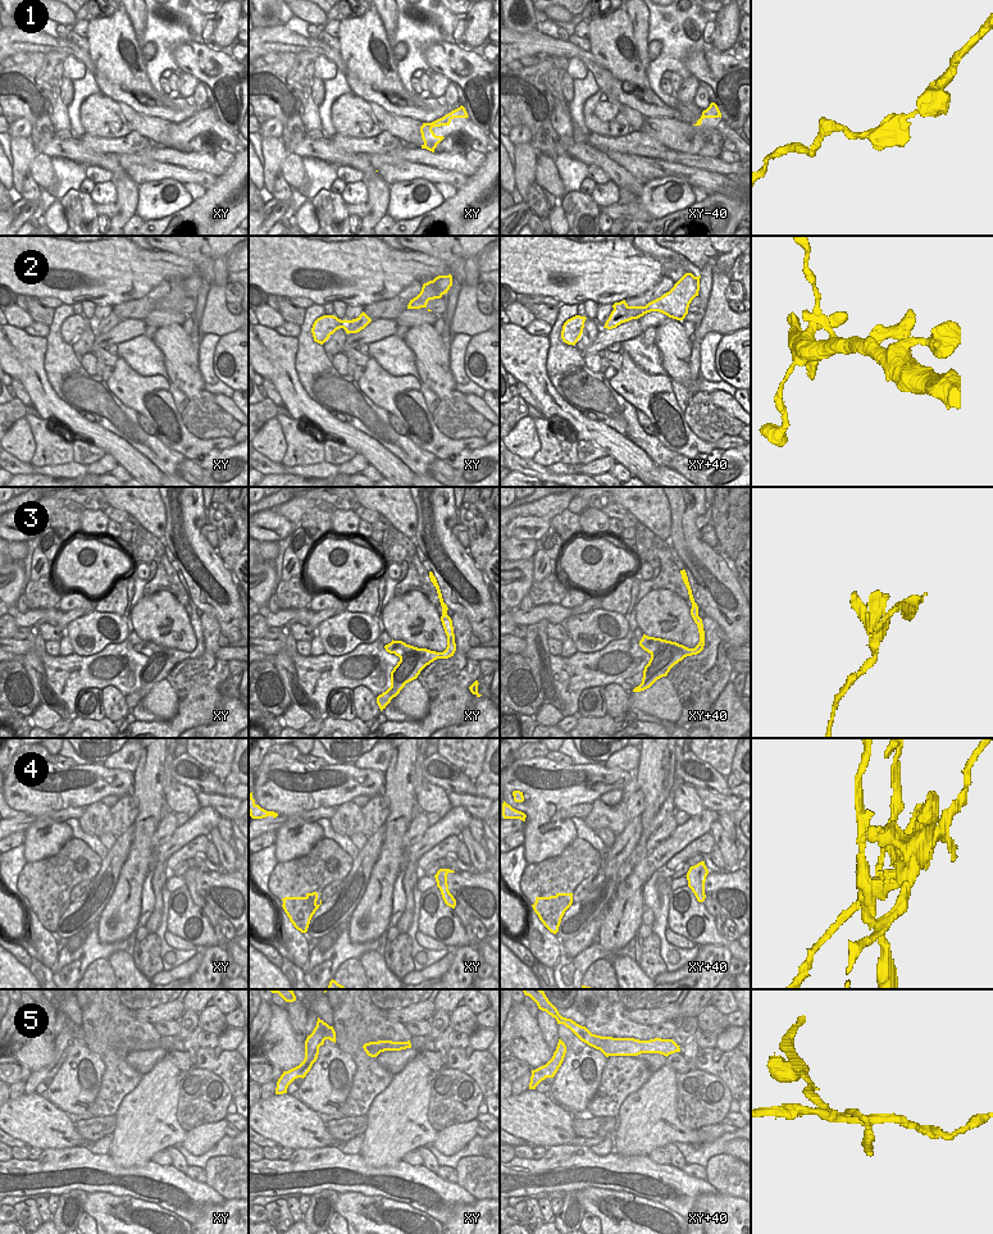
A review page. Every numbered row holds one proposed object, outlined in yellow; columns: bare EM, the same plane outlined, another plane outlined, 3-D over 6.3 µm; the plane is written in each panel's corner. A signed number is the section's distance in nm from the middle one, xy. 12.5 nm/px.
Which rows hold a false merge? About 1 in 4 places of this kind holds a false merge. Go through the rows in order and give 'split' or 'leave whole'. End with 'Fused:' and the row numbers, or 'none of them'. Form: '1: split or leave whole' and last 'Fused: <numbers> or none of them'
1: leave whole
2: leave whole
3: split
4: split
5: split
Fused: 3, 4, 5

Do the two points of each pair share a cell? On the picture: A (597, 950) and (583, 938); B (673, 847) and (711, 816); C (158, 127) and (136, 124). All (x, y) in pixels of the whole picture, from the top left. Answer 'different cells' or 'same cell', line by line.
A: different cells
B: same cell
C: same cell

